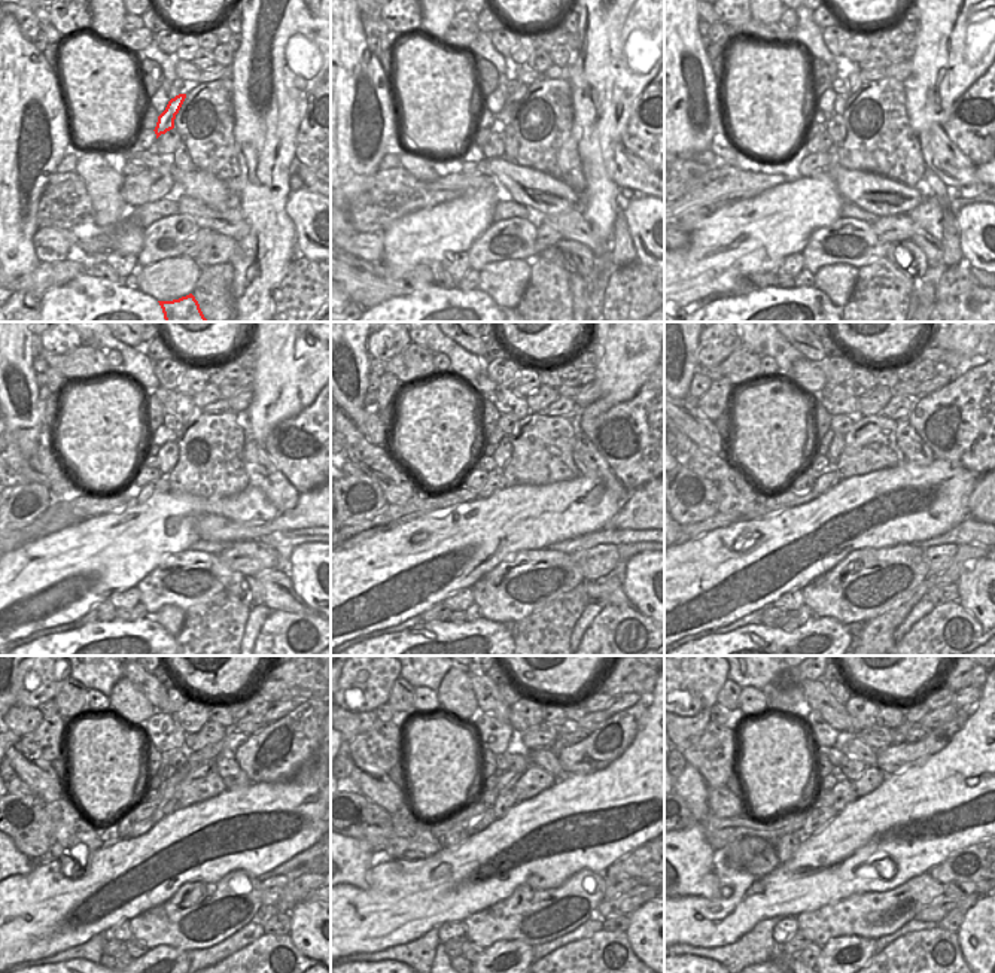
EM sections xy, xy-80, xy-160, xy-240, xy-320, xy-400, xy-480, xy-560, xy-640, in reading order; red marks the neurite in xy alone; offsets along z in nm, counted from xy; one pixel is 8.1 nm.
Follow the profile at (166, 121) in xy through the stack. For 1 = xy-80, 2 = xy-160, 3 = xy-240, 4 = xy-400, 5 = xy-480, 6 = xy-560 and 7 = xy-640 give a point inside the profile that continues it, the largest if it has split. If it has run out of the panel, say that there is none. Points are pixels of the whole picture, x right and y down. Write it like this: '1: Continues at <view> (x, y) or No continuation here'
1: Continues at xy-80 (504, 116)
2: Continues at xy-160 (851, 73)
3: Continues at xy-240 (182, 406)
4: Continues at xy-400 (834, 398)
5: Continues at xy-480 (163, 730)
6: Continues at xy-560 (493, 735)
7: Continues at xy-640 (824, 736)

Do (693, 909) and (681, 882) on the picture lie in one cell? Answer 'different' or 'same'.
different

